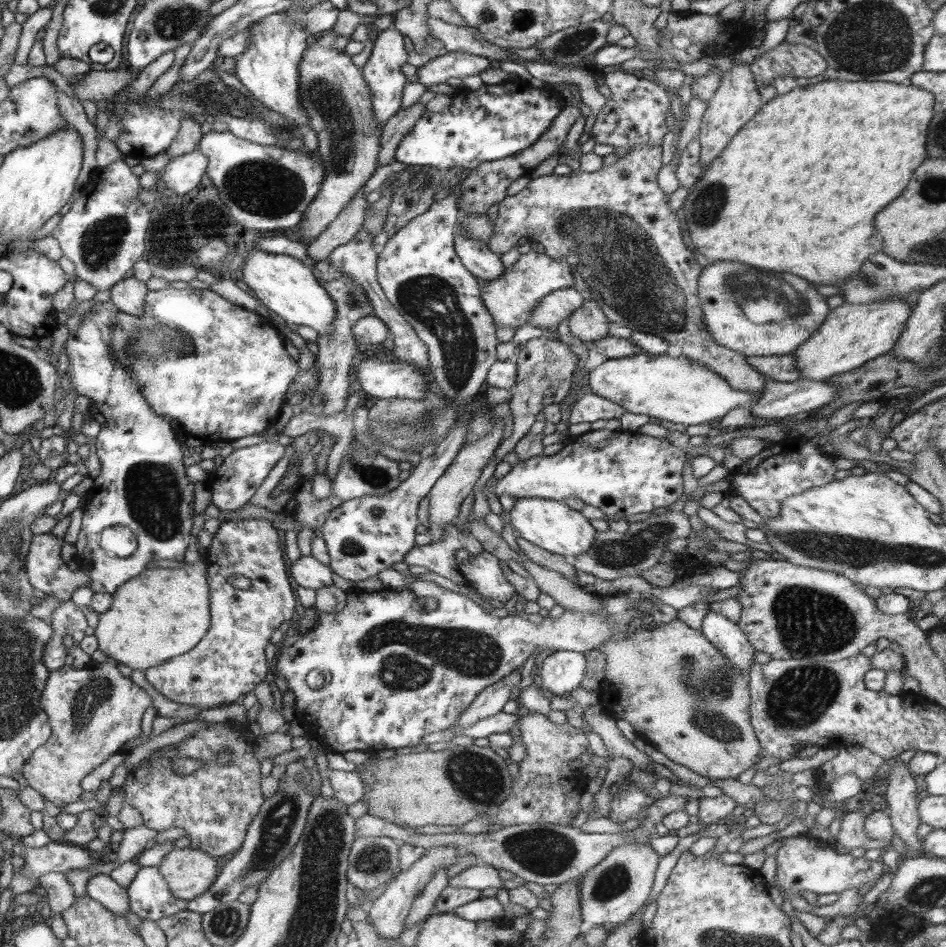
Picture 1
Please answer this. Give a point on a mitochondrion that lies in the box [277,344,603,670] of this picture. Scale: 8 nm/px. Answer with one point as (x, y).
(372, 475)

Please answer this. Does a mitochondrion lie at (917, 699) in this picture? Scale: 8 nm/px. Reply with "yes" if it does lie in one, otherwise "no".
no

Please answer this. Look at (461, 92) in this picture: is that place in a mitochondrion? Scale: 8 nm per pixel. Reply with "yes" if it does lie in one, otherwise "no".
no

